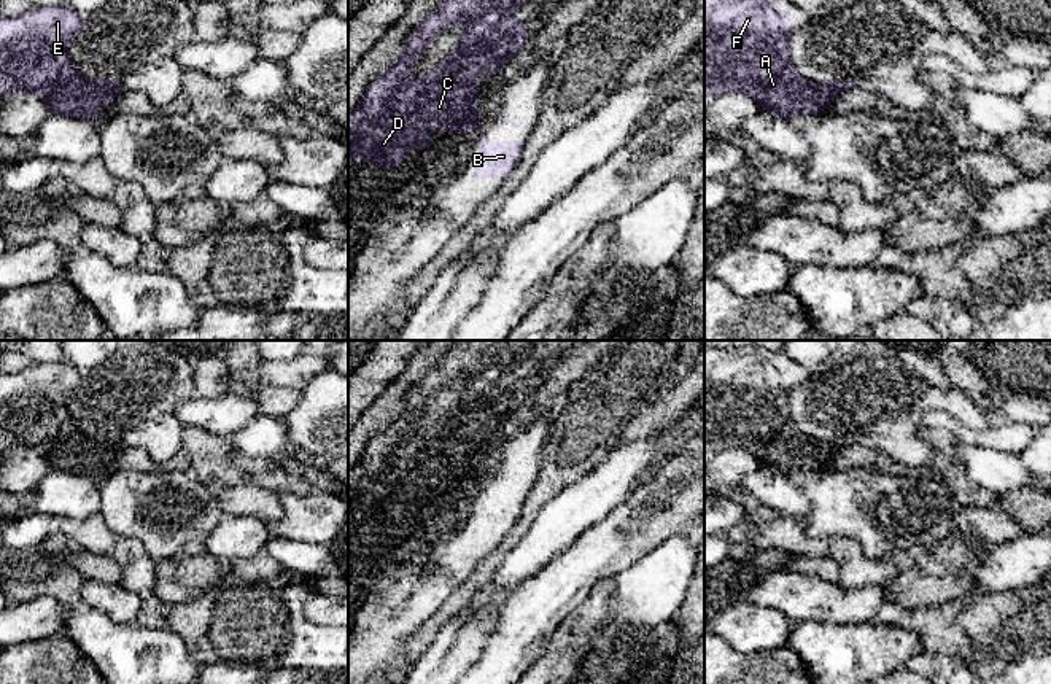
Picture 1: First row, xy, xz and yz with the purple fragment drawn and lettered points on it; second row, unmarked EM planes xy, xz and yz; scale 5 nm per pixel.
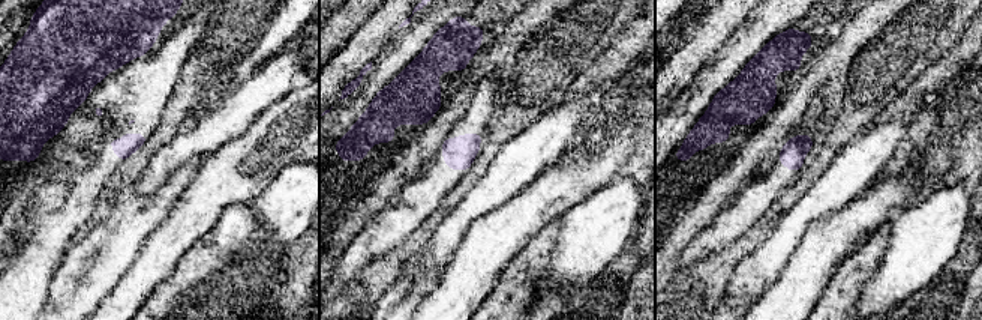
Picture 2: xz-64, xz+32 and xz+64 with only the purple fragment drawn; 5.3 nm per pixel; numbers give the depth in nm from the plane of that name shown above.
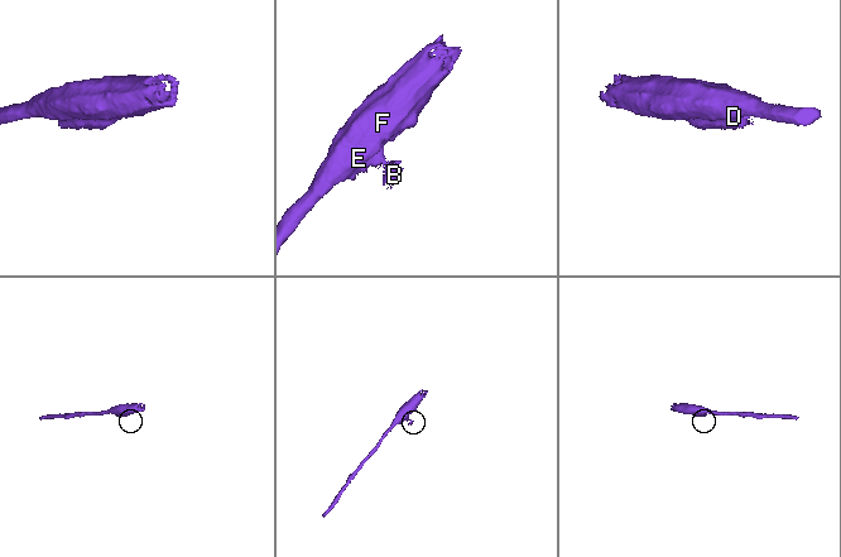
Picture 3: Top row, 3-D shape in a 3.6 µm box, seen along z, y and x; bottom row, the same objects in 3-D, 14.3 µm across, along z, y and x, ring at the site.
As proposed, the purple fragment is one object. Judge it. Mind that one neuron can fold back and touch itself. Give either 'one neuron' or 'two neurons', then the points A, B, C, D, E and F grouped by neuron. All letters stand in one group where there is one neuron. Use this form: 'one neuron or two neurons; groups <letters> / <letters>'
two neurons; groups A C D E F / B

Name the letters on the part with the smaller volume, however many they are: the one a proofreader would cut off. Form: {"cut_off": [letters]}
{"cut_off": ["B"]}

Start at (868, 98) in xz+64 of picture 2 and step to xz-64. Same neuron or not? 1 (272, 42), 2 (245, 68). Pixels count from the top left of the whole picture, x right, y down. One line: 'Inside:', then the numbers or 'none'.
Inside: none

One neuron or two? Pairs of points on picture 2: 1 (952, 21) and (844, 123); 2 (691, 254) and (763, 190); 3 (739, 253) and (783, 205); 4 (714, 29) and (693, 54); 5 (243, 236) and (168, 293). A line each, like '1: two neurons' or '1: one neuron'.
1: one neuron
2: one neuron
3: one neuron
4: one neuron
5: one neuron

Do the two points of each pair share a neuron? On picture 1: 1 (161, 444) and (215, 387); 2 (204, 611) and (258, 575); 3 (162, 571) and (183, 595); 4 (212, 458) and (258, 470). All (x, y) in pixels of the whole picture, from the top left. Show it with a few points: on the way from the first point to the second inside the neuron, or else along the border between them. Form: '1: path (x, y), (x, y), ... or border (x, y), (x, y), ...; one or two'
1: border (188, 358), (197, 395); two
2: border (229, 579), (266, 582); two
3: path (169, 578), (178, 589); one
4: border (232, 455), (232, 462), (253, 481); two

